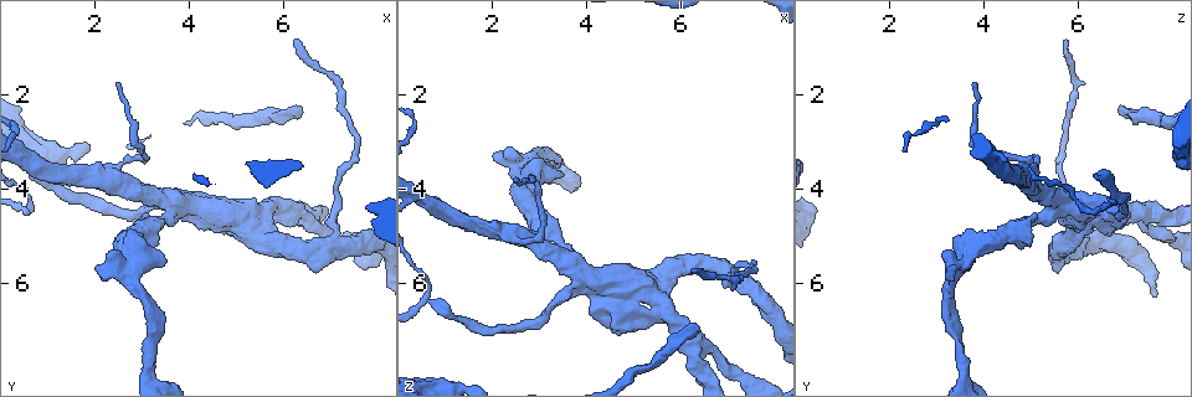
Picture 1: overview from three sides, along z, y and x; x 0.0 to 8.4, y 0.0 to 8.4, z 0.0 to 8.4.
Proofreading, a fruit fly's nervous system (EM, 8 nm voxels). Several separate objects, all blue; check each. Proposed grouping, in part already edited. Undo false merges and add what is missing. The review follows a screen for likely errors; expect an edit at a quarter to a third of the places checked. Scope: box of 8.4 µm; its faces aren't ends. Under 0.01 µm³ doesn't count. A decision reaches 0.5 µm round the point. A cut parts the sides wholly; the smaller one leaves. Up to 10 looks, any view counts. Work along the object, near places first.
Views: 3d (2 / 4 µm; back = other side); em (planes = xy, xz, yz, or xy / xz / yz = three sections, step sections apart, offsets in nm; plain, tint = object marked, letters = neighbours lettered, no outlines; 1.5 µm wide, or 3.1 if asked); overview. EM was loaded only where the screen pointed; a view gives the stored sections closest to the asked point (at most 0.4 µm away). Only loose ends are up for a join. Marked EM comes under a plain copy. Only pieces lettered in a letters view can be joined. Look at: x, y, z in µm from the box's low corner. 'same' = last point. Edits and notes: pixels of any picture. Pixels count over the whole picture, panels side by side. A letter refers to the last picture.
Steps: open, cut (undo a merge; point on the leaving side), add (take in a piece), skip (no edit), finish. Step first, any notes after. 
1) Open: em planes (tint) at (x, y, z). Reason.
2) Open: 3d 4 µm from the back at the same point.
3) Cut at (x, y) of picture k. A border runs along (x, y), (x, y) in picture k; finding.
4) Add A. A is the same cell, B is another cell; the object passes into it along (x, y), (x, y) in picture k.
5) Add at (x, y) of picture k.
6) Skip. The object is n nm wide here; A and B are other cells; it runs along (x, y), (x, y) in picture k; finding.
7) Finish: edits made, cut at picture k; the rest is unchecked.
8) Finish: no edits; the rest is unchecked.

Open: em planes (letters) at (7.25, 5.10, 7.95). Abrupt turn.

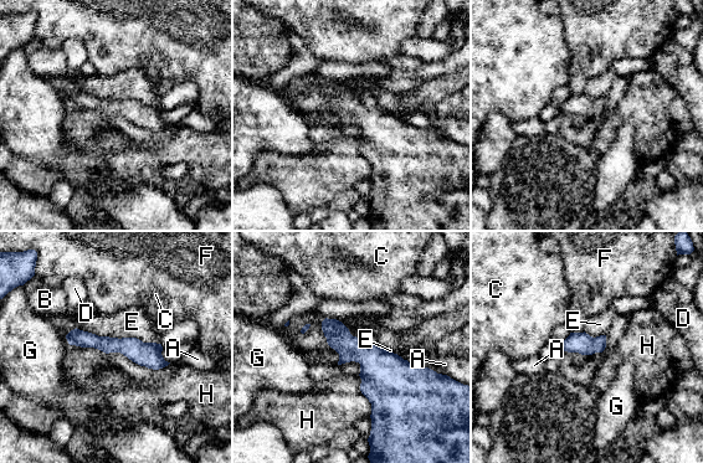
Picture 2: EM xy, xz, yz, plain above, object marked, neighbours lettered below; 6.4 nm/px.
Skip. A, B, C, D, E, F, G and H are other cells; a border runs along (66, 334), (78, 328), (159, 344) in picture 2; all the same cell.

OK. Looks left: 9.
Open: 3d 4 µm at (6.40, 2.25, 7.00). Branch stops here.

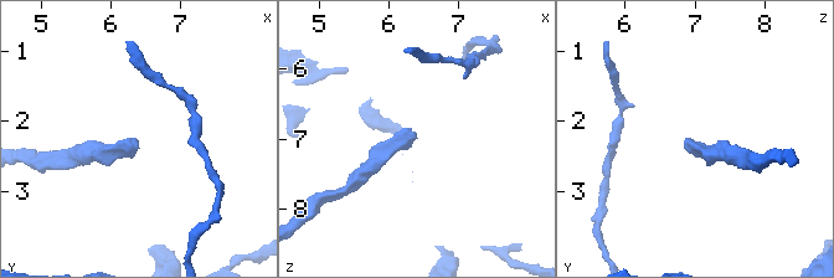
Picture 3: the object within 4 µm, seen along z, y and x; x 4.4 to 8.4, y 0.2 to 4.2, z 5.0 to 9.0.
Open: em planes (tint) at (6.40, 2.30, 7.00).

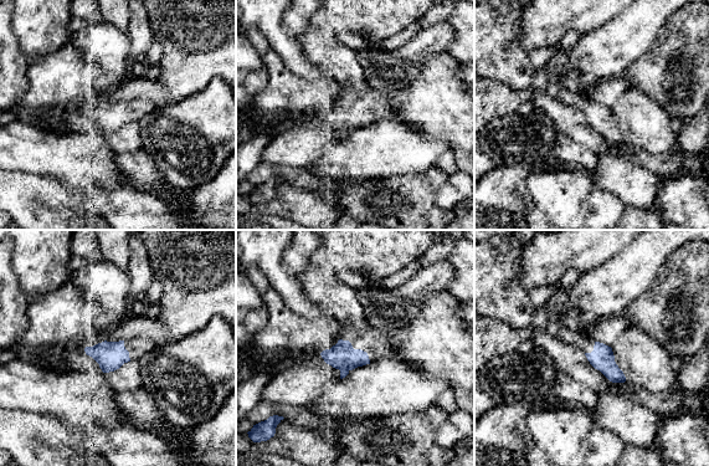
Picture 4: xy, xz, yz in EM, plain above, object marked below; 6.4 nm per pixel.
Open: em planes (letters) at the same point. What lies round it.

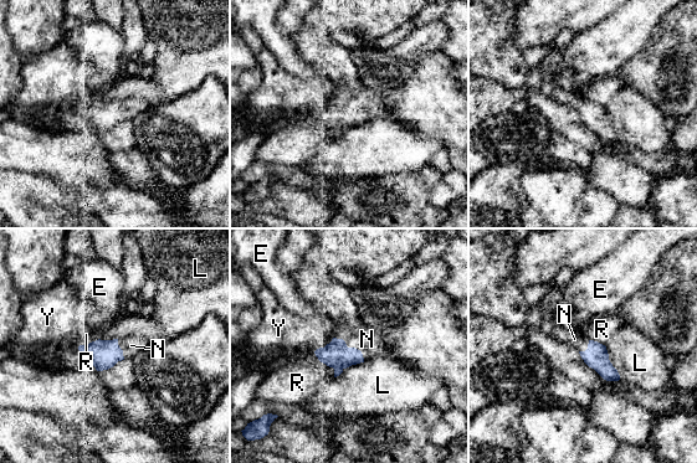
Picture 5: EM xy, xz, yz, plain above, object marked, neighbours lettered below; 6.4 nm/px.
Add N. The object is 160 nm wide here; N is the same cell, E, L, R and Y are other cells; the cell continues.

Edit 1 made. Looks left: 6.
Open: em xz step 8 (letters) at (0.65, 3.70, 6.40). End of a long branch.

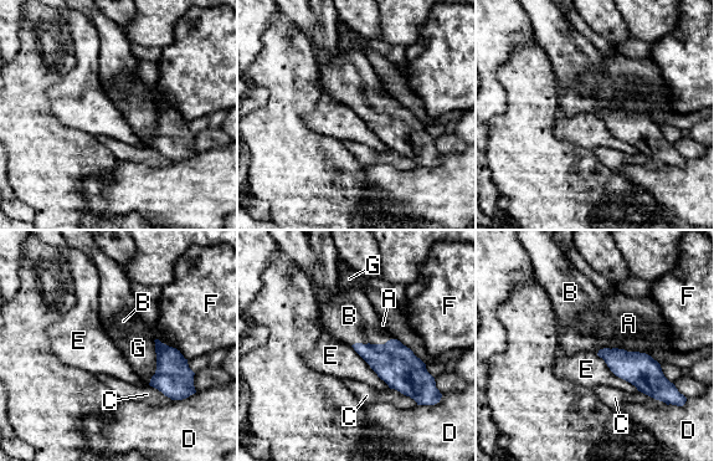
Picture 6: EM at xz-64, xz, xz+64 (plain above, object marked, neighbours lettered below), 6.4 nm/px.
Add B. The object is 110 nm wide here; B is the same cell, A, C, D, E, F and G are other cells; the object passes into it along (393, 362), (359, 343), (349, 316) in picture 6; it goes on there.

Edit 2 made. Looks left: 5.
Finish: edits made, add at picture 5, add at picture 6; the rest is unchecked.

